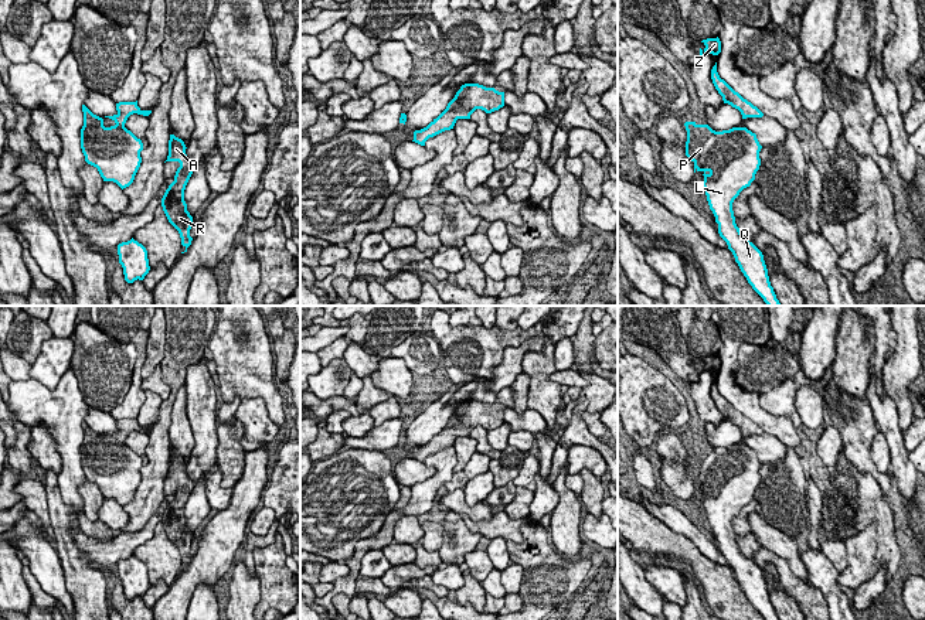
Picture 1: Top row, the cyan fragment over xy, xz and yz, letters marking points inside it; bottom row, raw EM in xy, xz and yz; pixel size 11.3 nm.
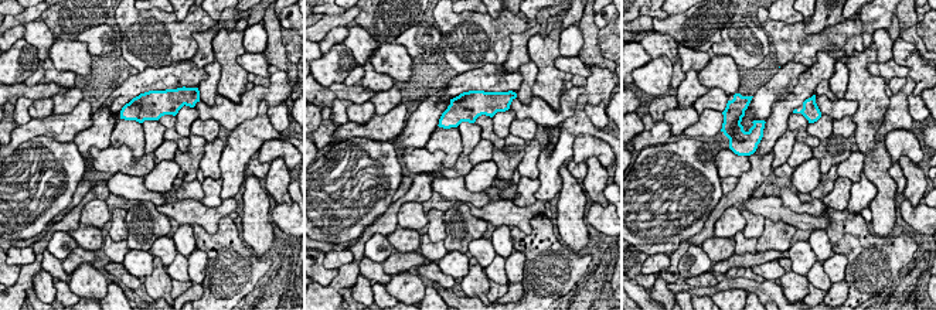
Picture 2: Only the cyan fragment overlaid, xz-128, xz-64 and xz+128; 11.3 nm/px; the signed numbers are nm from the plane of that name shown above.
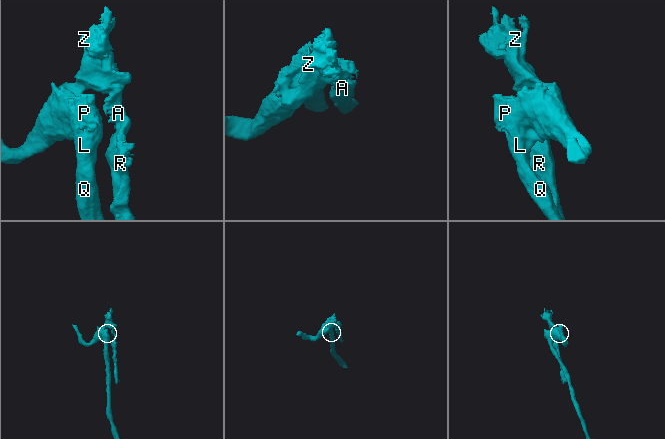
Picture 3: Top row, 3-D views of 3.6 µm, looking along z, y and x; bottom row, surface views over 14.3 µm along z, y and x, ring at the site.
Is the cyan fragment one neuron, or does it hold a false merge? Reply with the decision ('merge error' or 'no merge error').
merge error

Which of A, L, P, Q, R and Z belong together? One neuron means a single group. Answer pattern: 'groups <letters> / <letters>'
groups A R Z / L P Q

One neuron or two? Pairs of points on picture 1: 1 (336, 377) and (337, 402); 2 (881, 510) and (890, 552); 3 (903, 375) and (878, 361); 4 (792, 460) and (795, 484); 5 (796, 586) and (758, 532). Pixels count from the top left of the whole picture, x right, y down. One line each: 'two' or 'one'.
1: two
2: one
3: two
4: one
5: two

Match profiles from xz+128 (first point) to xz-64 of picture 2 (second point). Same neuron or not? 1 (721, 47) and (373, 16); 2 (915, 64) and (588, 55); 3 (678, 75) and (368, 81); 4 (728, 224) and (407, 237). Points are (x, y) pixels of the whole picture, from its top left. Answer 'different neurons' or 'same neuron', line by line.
1: same neuron
2: different neurons
3: different neurons
4: different neurons

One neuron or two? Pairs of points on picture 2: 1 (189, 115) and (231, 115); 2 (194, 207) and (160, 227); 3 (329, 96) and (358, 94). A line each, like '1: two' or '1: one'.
1: two
2: two
3: one

